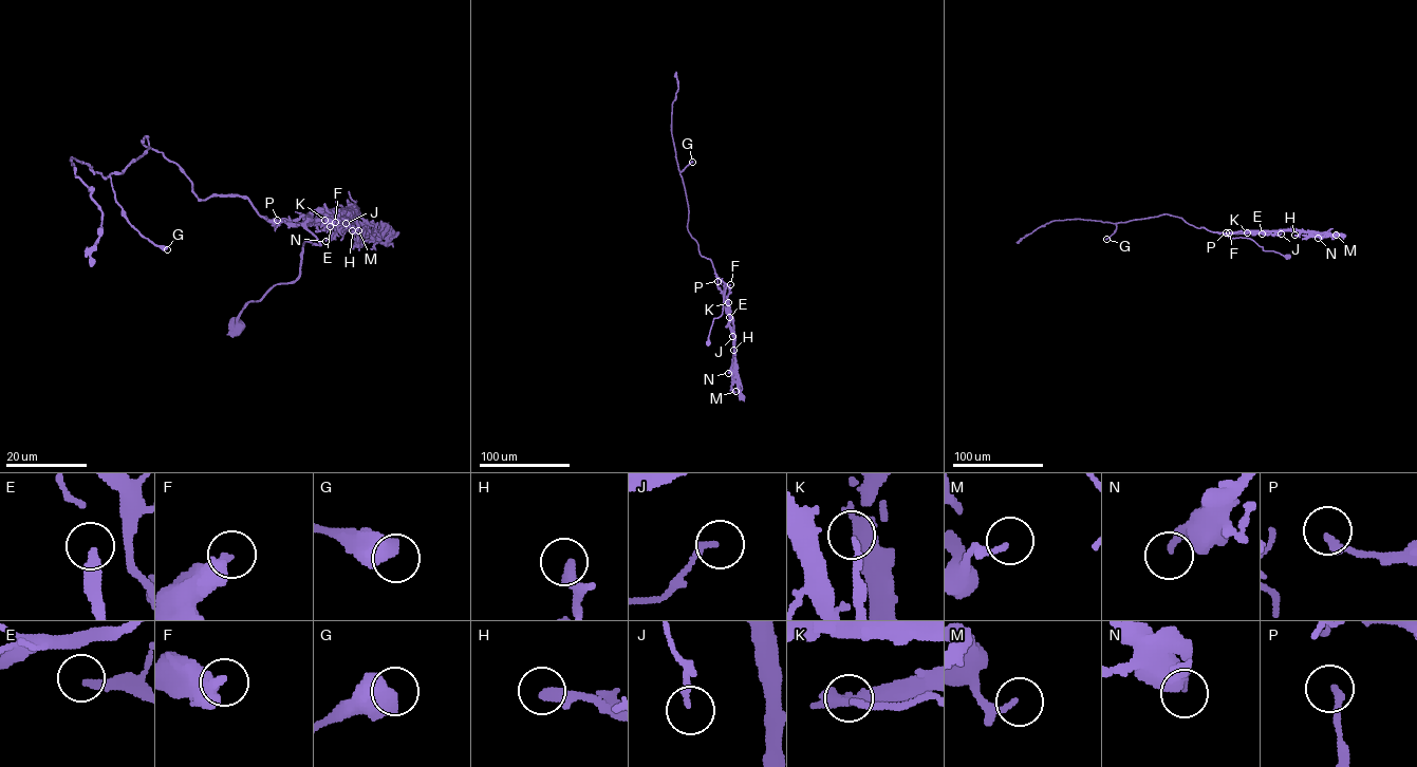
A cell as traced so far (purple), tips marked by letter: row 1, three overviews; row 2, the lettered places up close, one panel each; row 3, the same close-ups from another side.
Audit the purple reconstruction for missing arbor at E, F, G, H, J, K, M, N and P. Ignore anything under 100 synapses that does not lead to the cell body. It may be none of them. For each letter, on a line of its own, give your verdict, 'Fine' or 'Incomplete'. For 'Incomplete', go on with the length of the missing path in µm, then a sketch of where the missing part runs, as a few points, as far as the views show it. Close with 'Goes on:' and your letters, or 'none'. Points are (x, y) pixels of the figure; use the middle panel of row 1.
E: Fine
F: Fine
G: Fine
H: Fine
J: Fine
K: Fine
M: Fine
N: Fine
P: Fine
Goes on: none

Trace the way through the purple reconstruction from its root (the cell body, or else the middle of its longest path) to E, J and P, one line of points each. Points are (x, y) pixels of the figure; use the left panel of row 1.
E: (236, 323), (248, 302), (298, 277), (304, 241), (320, 244), (305, 225), (309, 216), (345, 210), (330, 226)
J: (236, 323), (298, 277), (304, 241), (320, 244), (309, 216), (345, 210), (329, 225), (346, 223)
P: (236, 323), (248, 302), (298, 277), (304, 241), (320, 244), (305, 225), (308, 217), (277, 220)

